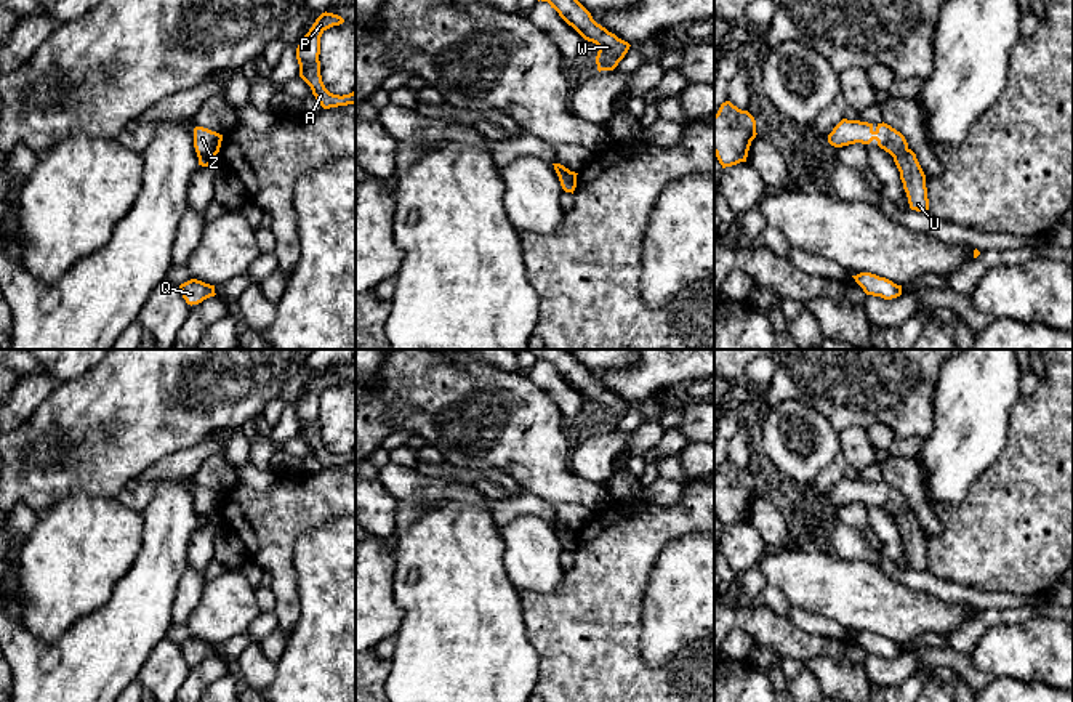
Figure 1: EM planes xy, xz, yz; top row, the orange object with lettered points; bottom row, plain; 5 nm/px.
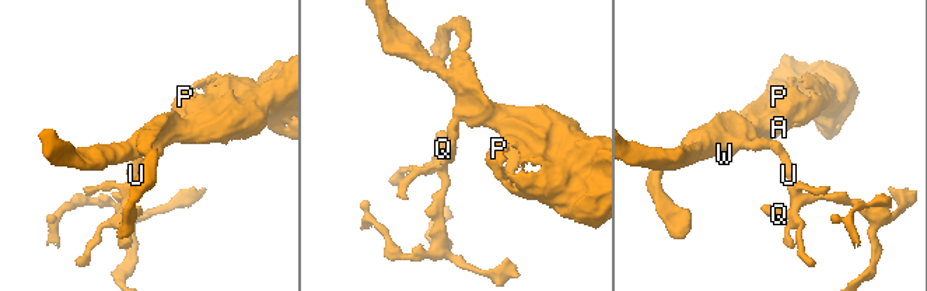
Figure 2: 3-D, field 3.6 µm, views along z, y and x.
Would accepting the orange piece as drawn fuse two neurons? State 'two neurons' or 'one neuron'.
two neurons

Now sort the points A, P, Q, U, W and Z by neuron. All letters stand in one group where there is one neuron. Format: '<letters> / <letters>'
A P W Z / Q U

